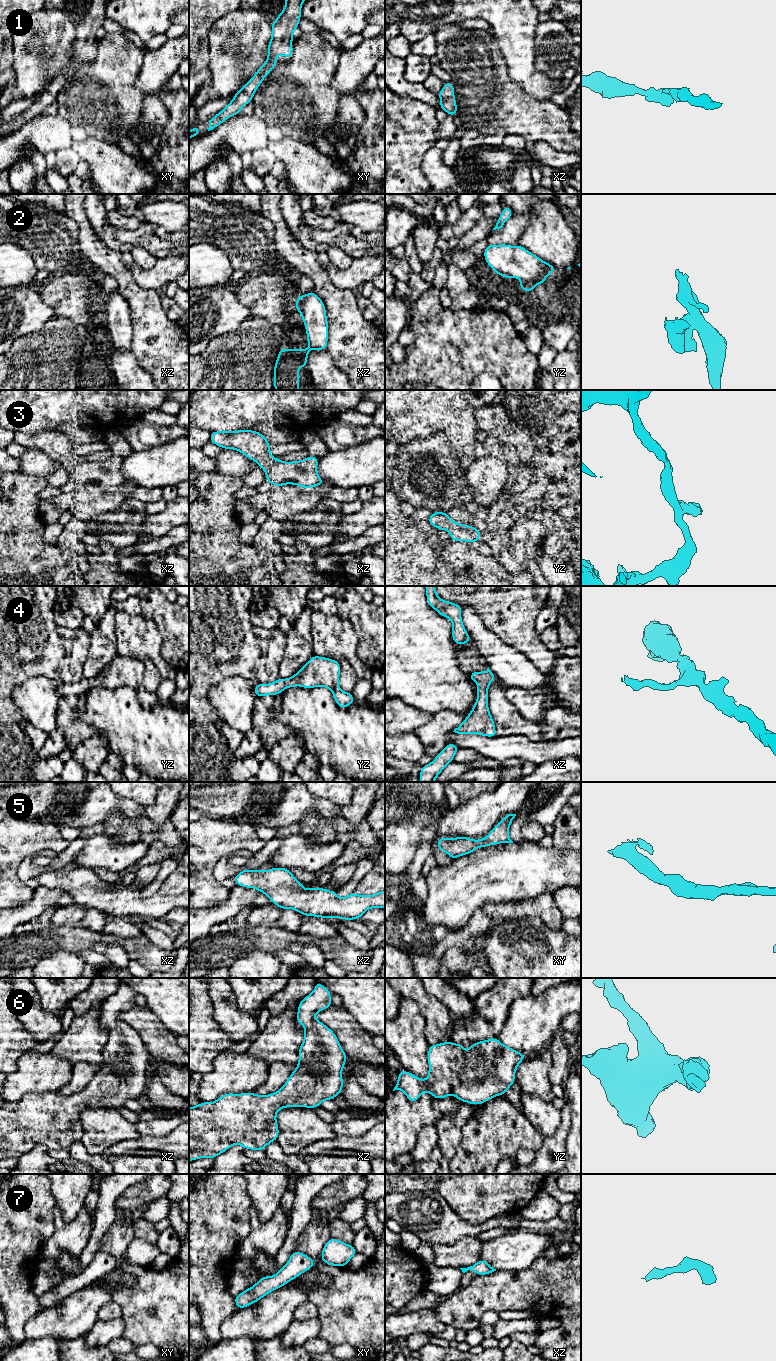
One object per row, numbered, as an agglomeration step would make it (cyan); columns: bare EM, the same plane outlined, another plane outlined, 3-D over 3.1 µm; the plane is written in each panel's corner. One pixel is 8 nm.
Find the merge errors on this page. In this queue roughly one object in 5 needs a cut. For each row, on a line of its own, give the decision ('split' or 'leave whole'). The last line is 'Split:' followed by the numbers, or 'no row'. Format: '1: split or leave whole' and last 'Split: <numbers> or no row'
1: leave whole
2: leave whole
3: leave whole
4: leave whole
5: leave whole
6: leave whole
7: leave whole
Split: no row

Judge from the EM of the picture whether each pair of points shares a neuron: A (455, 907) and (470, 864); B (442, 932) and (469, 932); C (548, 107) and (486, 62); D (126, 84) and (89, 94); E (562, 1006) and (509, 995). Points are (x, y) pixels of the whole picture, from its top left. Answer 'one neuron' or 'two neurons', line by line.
A: one neuron
B: two neurons
C: one neuron
D: one neuron
E: two neurons

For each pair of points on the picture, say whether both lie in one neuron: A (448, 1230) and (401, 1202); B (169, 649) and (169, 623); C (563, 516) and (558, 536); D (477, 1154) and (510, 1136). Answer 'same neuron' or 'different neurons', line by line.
A: same neuron
B: same neuron
C: same neuron
D: same neuron

